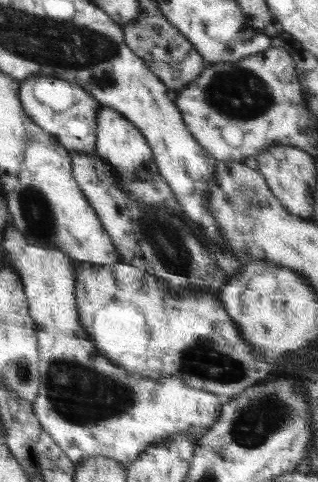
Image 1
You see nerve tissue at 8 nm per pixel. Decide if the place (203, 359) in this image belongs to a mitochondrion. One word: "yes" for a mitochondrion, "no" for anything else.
yes

